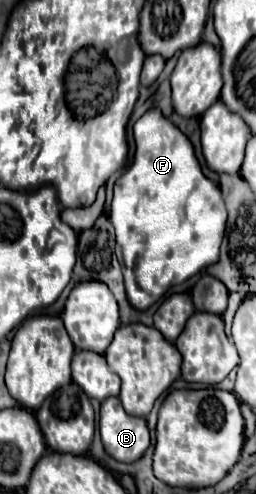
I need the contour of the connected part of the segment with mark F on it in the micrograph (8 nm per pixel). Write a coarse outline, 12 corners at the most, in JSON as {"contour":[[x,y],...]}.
{"contour":[[159,108],[109,220],[147,310],[217,262],[227,212]]}

